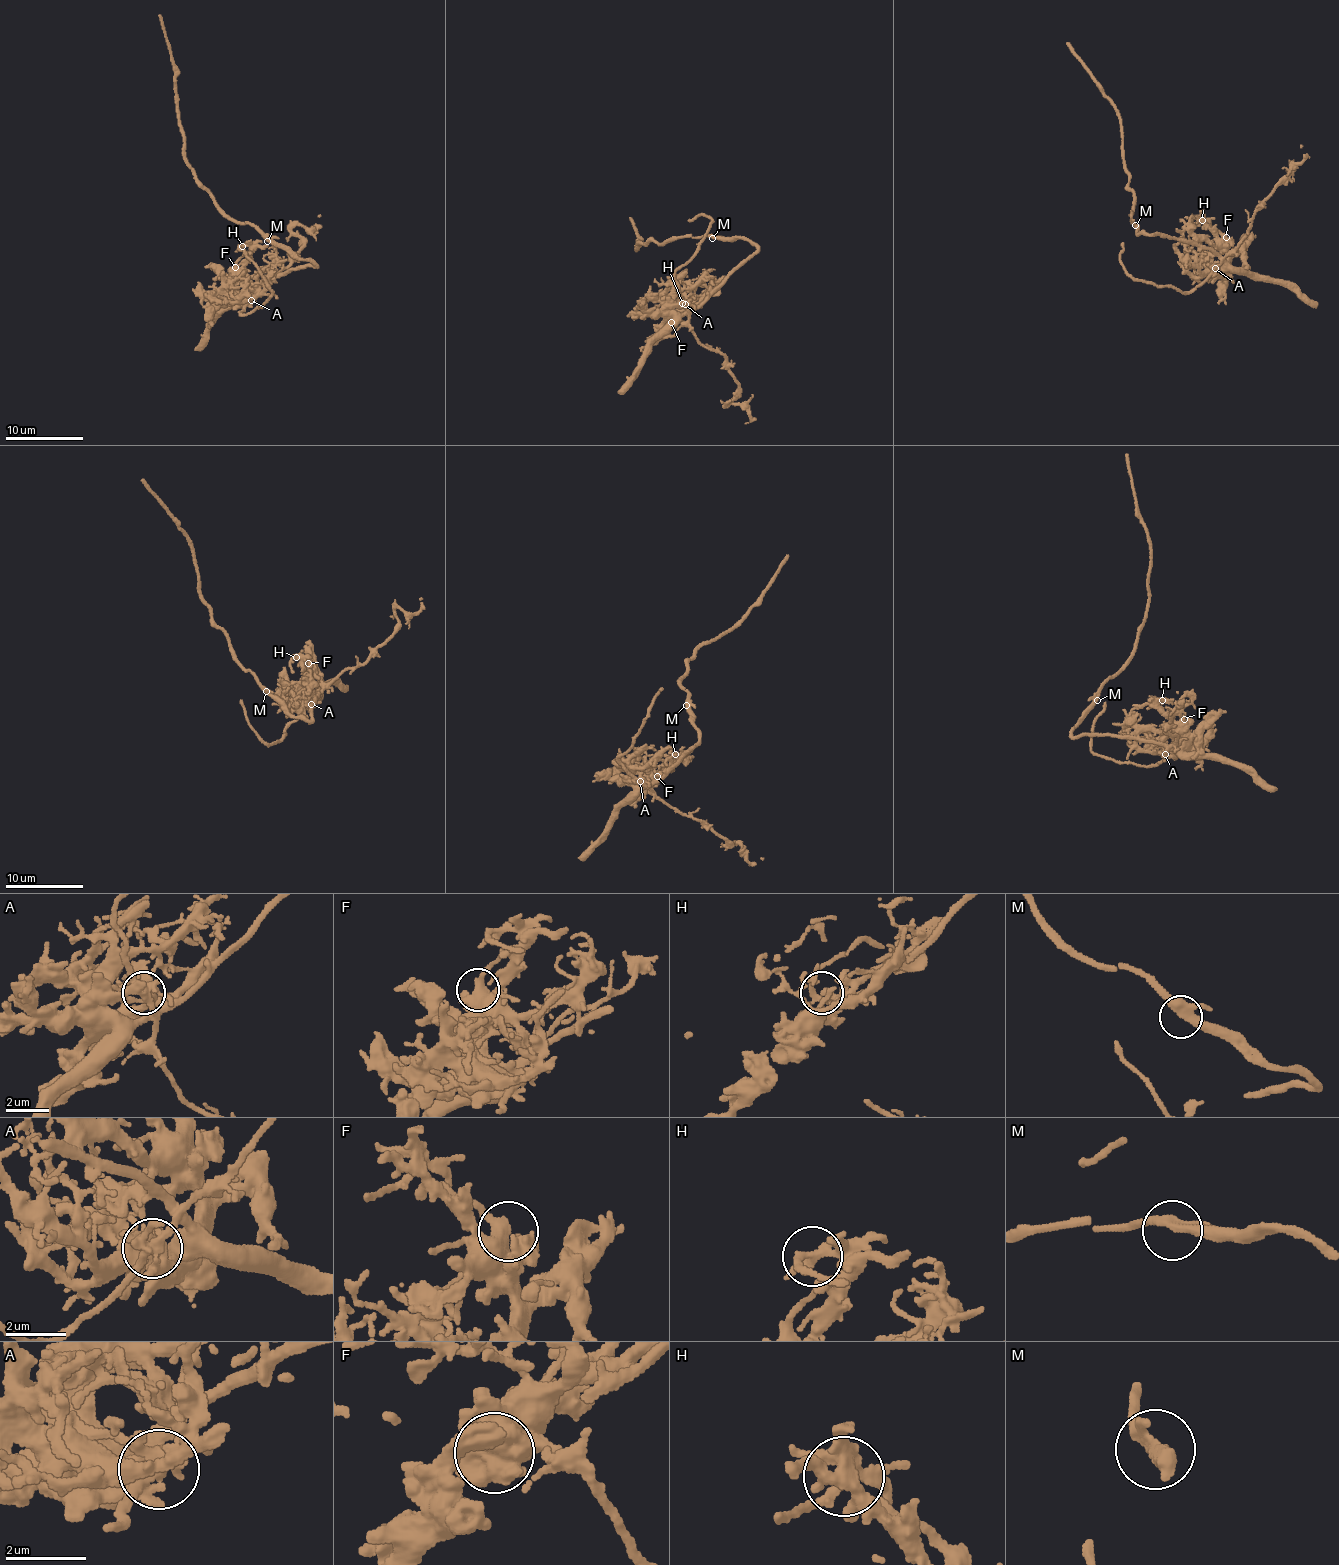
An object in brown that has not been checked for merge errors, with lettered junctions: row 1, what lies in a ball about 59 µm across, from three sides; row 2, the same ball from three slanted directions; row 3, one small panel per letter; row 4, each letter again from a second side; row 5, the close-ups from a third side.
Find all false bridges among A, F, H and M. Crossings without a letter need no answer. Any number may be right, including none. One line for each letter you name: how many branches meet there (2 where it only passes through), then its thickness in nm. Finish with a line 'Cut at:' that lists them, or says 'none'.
A: Branches: 7. Thickness 320 nm
Cut at: A

